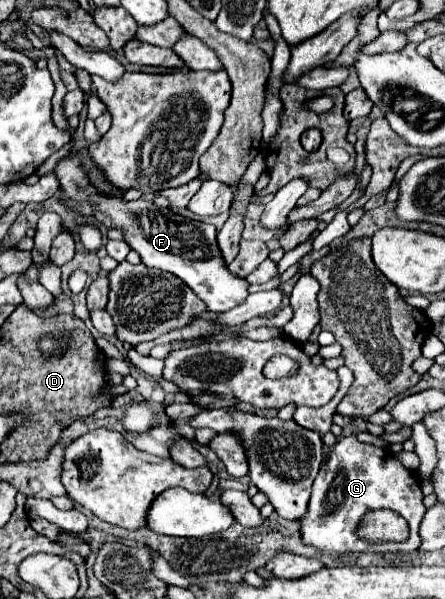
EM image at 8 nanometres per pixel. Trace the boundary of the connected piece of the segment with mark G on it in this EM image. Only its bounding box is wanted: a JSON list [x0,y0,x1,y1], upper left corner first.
[299,434,425,556]

